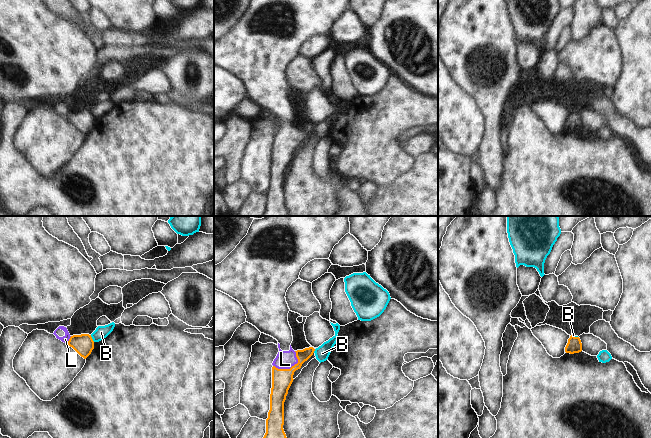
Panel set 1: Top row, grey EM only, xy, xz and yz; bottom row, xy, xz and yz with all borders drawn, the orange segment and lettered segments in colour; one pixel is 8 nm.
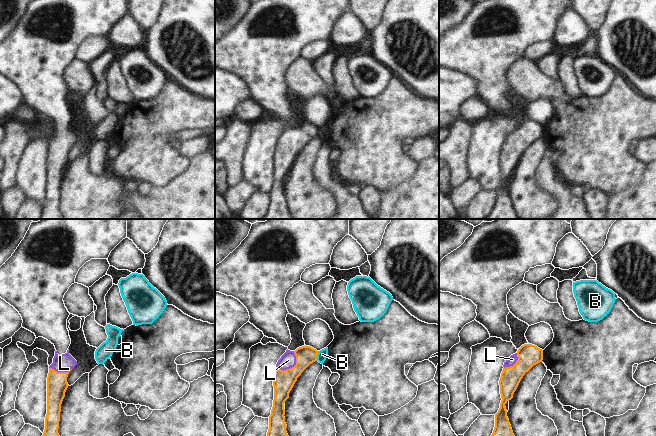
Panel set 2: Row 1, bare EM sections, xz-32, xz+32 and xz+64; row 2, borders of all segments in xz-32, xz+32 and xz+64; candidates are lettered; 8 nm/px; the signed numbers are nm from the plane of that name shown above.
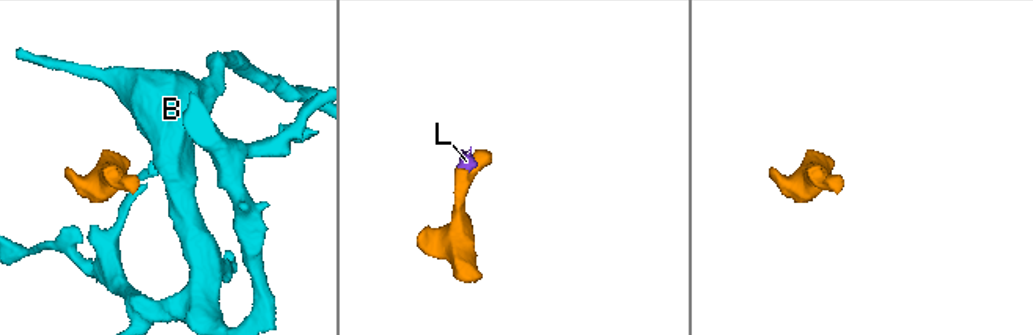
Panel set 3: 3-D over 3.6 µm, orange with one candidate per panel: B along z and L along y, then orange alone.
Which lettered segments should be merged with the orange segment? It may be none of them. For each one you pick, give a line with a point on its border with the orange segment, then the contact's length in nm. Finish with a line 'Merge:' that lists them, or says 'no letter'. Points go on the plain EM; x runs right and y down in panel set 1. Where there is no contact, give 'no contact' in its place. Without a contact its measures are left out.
L: xz (291, 143) | 220 nm
Merge: L

